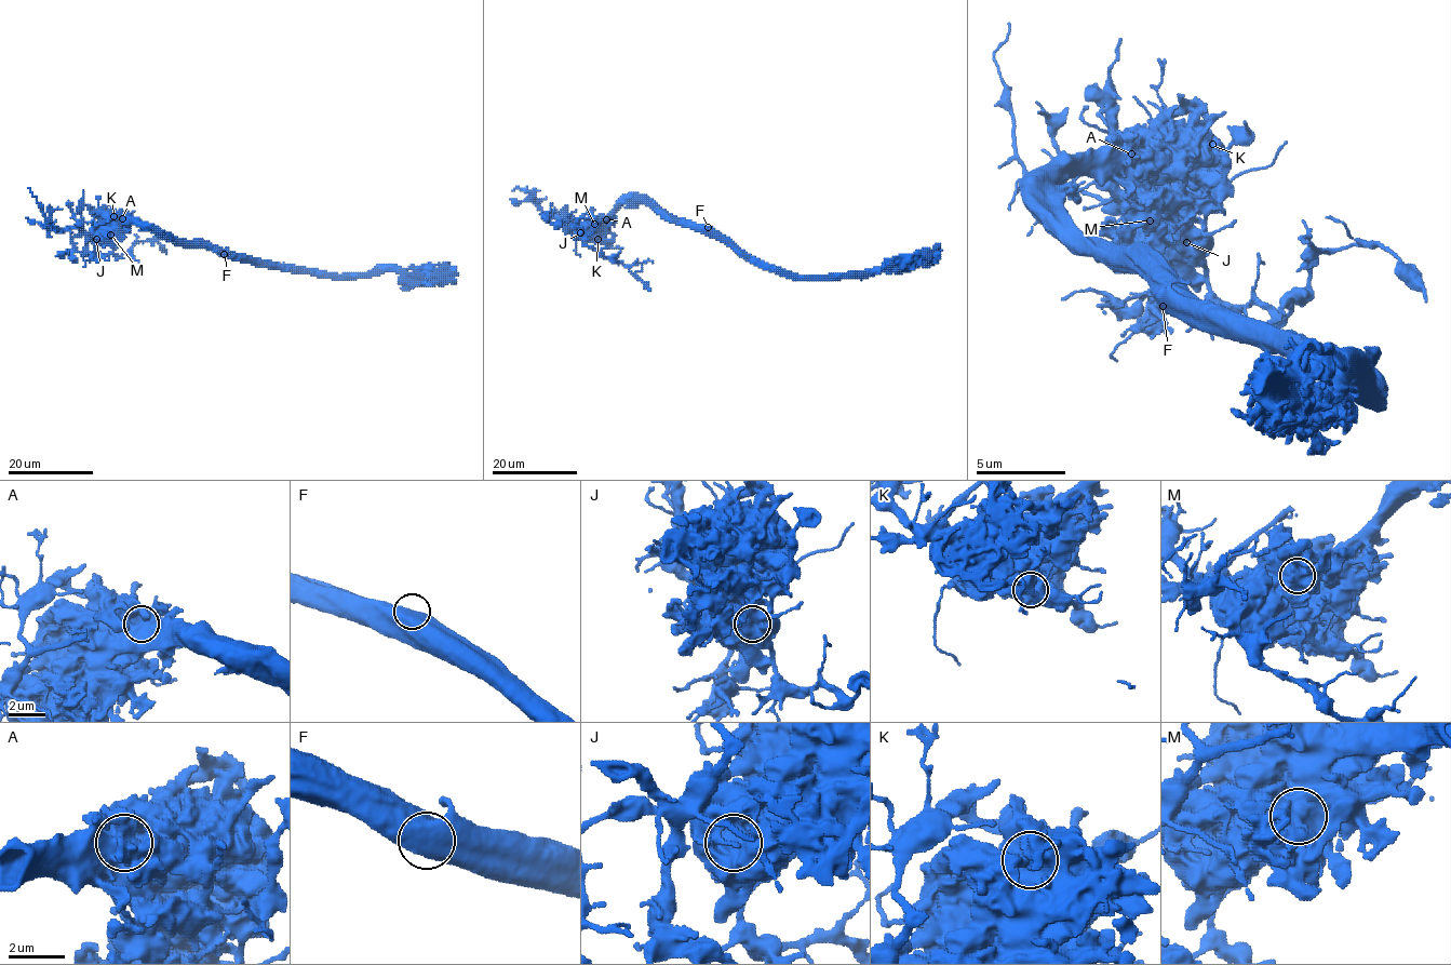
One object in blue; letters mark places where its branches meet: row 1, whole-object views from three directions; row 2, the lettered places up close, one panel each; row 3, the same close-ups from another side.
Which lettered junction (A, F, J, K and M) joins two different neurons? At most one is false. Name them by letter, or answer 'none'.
J

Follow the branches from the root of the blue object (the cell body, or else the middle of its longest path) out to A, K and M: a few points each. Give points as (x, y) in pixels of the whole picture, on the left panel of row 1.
A: (222, 251), (189, 246), (171, 235), (143, 228), (122, 218)
K: (222, 251), (189, 246), (171, 235), (113, 216)
M: (222, 251), (189, 246), (171, 235), (134, 224), (123, 224), (110, 235)

